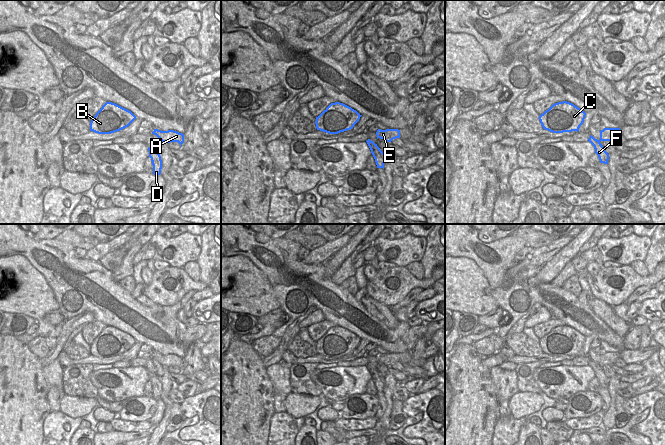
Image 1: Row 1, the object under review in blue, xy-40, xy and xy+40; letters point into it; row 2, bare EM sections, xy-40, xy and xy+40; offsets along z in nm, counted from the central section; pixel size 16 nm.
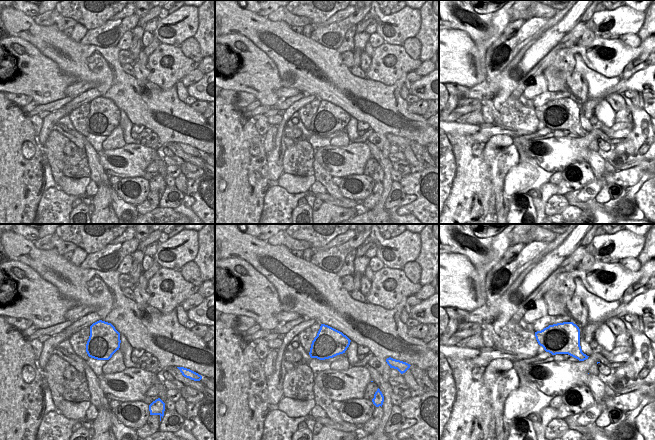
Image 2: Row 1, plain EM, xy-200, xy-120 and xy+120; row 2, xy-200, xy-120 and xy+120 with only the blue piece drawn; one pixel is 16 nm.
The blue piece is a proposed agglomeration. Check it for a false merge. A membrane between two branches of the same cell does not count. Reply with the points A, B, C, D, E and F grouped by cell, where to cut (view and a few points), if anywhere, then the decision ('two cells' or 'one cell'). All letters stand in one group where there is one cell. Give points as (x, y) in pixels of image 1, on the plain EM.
A B C D E F; no cut; one cell

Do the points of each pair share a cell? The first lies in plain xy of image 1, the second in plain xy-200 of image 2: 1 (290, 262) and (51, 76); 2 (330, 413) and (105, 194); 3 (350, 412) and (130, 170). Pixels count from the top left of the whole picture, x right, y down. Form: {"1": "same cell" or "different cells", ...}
{"1": "different cells", "2": "different cells", "3": "different cells"}

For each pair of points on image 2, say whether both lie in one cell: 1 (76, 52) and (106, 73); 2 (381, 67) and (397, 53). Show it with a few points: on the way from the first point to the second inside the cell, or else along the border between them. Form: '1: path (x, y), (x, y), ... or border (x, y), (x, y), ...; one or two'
1: path (82, 61), (89, 71), (97, 72); one
2: path (382, 61), (382, 58), (387, 53), (391, 53); one

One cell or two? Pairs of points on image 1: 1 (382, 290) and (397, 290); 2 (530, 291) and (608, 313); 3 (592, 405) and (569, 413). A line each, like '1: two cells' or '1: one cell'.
1: one cell
2: two cells
3: one cell

